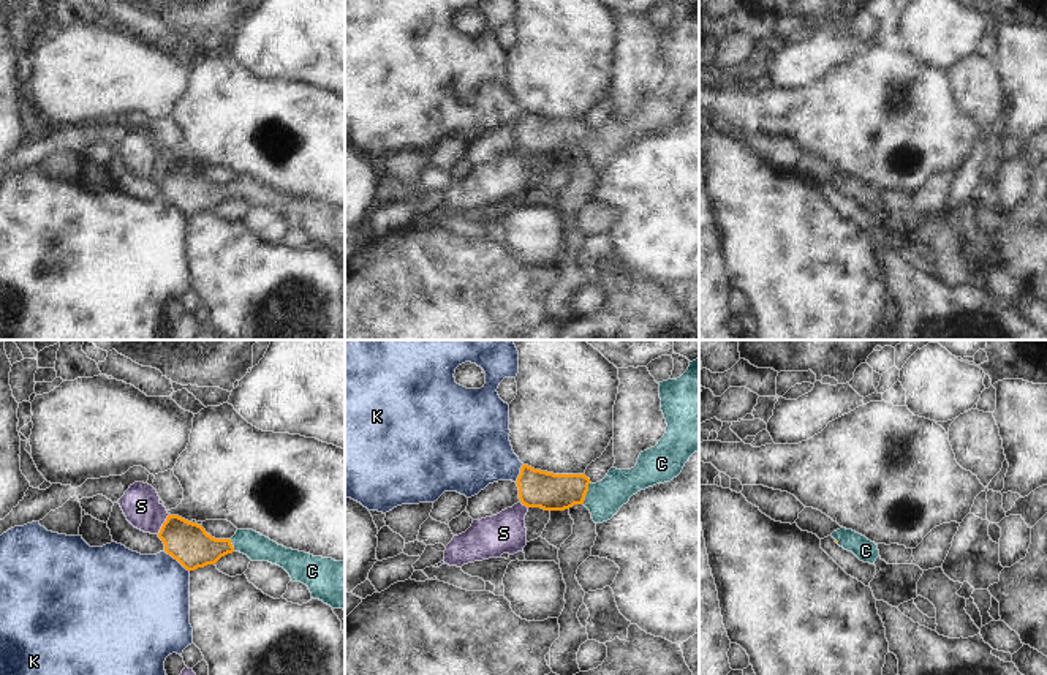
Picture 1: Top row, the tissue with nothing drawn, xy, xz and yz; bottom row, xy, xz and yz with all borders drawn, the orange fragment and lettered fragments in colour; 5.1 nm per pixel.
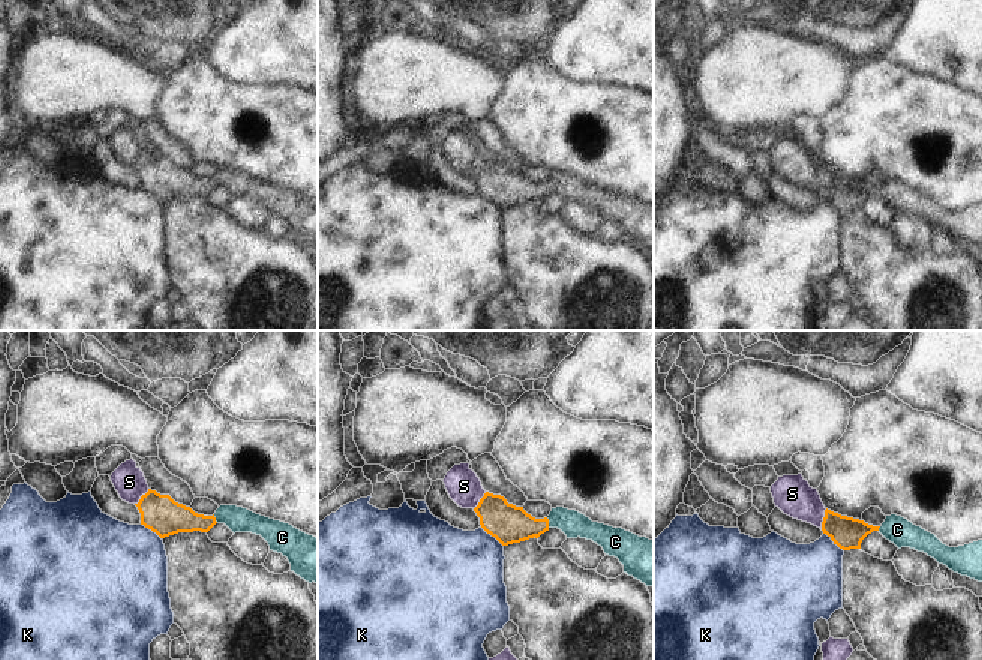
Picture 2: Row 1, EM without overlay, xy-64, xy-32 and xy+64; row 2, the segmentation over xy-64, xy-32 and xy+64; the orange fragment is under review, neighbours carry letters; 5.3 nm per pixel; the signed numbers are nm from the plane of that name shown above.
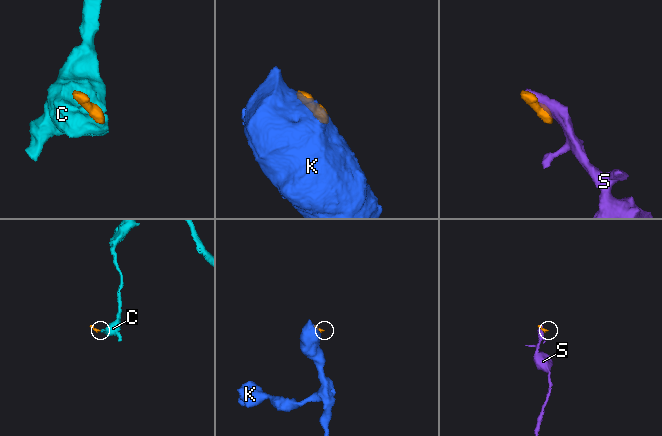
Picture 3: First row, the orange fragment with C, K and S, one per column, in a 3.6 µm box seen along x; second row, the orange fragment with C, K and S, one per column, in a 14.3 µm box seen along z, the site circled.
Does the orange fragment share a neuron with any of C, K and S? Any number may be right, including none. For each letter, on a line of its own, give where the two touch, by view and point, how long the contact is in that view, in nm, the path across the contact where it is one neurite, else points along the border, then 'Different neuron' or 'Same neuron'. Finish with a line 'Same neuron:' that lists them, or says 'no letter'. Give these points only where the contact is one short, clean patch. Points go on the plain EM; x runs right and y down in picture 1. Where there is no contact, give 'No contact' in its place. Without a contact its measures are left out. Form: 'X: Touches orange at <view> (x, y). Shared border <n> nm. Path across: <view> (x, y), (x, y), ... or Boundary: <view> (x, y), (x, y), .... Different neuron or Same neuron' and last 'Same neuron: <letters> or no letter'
C: Touches orange at xz (585, 139). Shared border 120 nm. Path across: xz (536, 135), (585, 139), (604, 144). Same neuron
K: Touches orange at xy (176, 204). Shared border 170 nm. Different neuron
S: Touches orange at xy (163, 169). Shared border 120 nm. Different neuron
Same neuron: C

